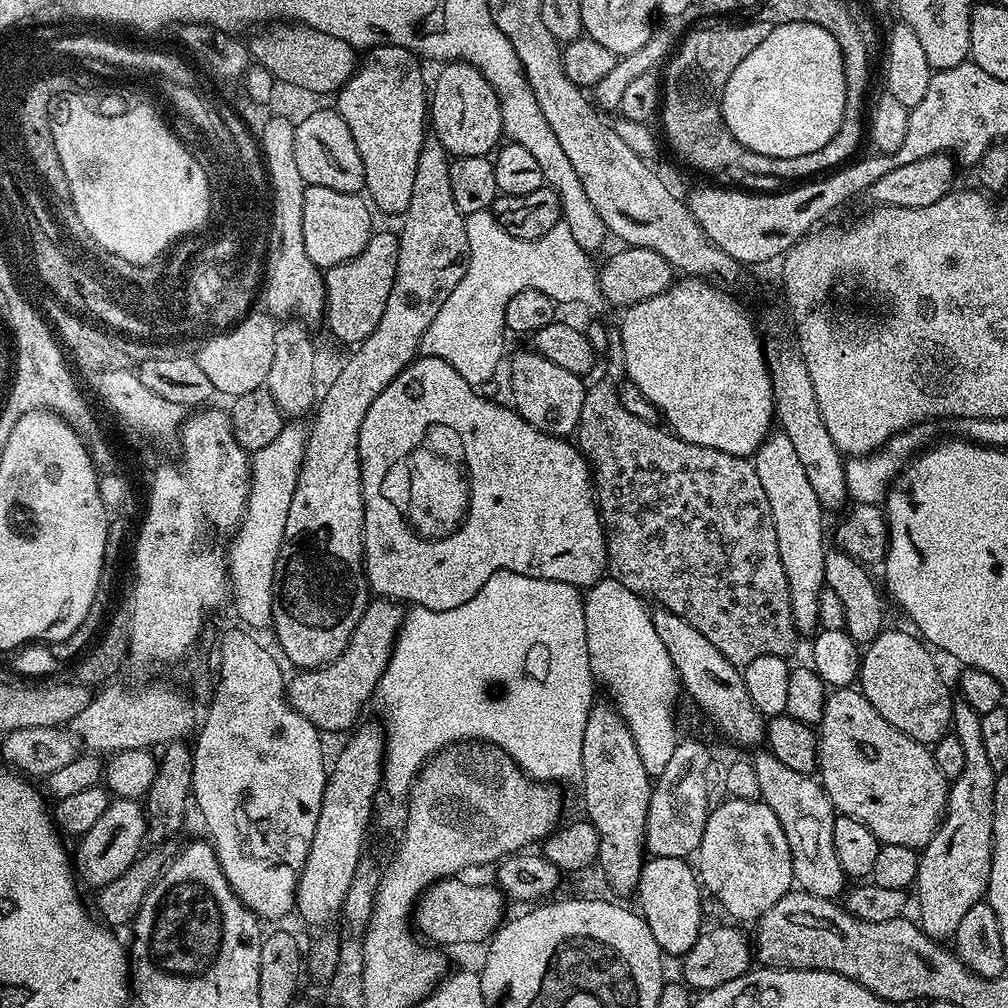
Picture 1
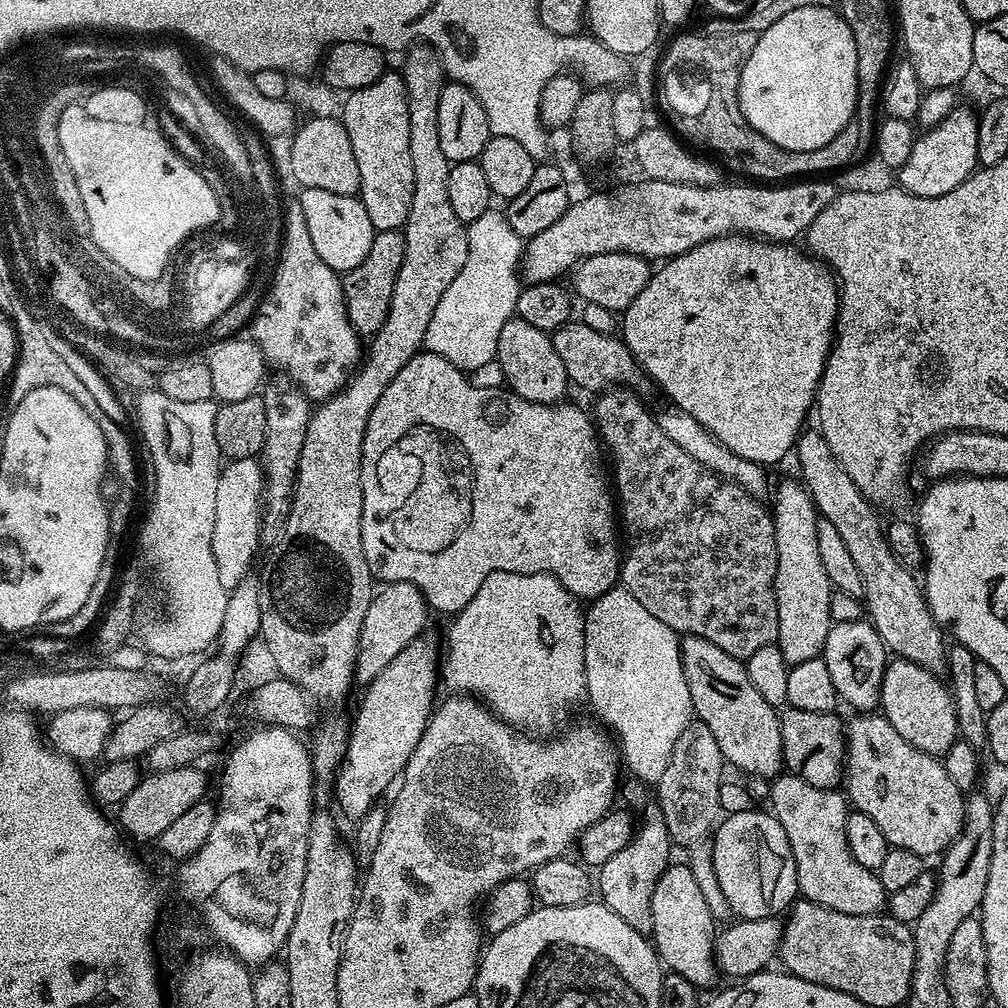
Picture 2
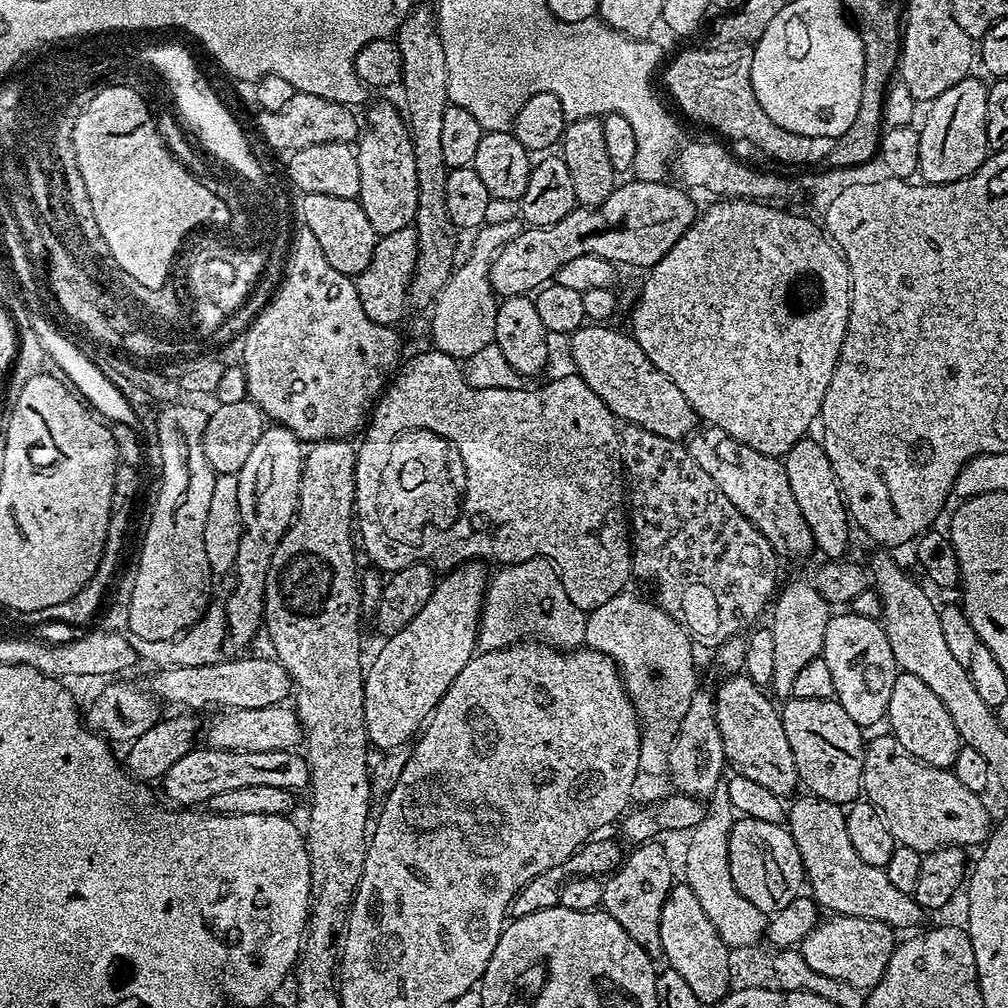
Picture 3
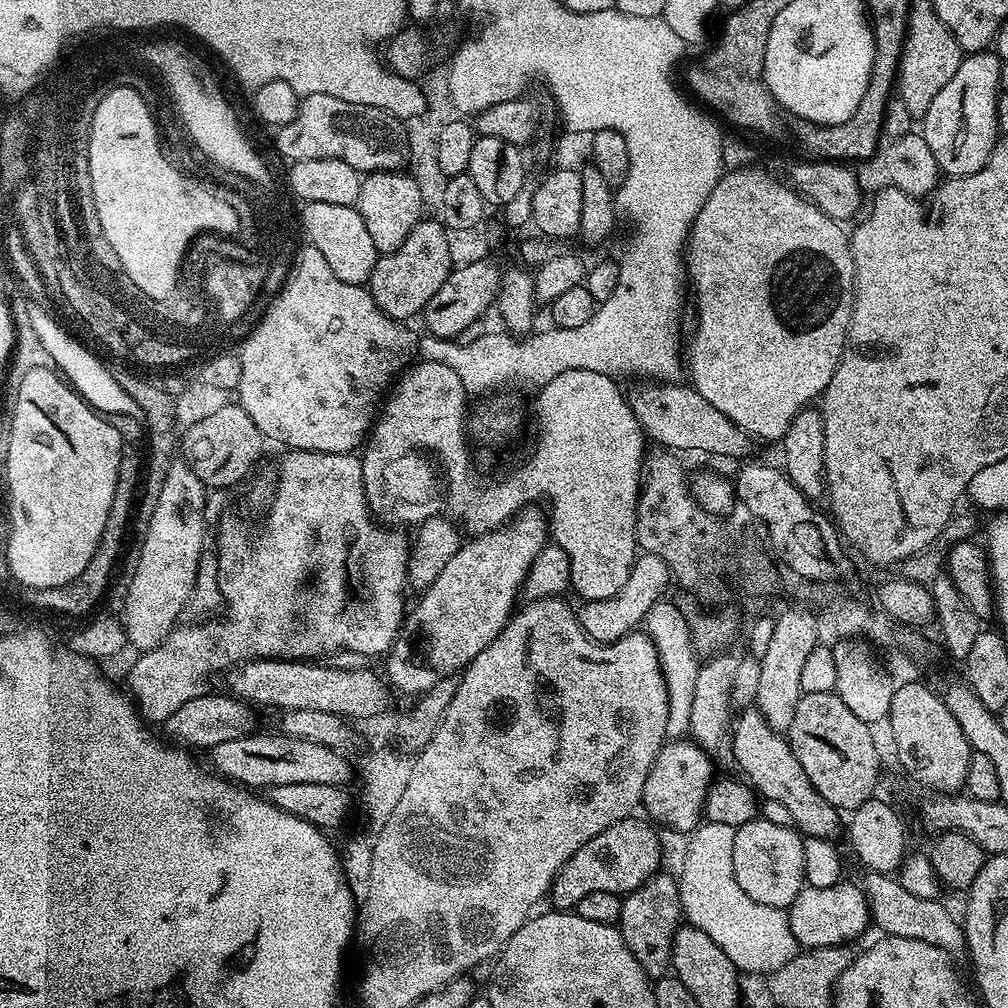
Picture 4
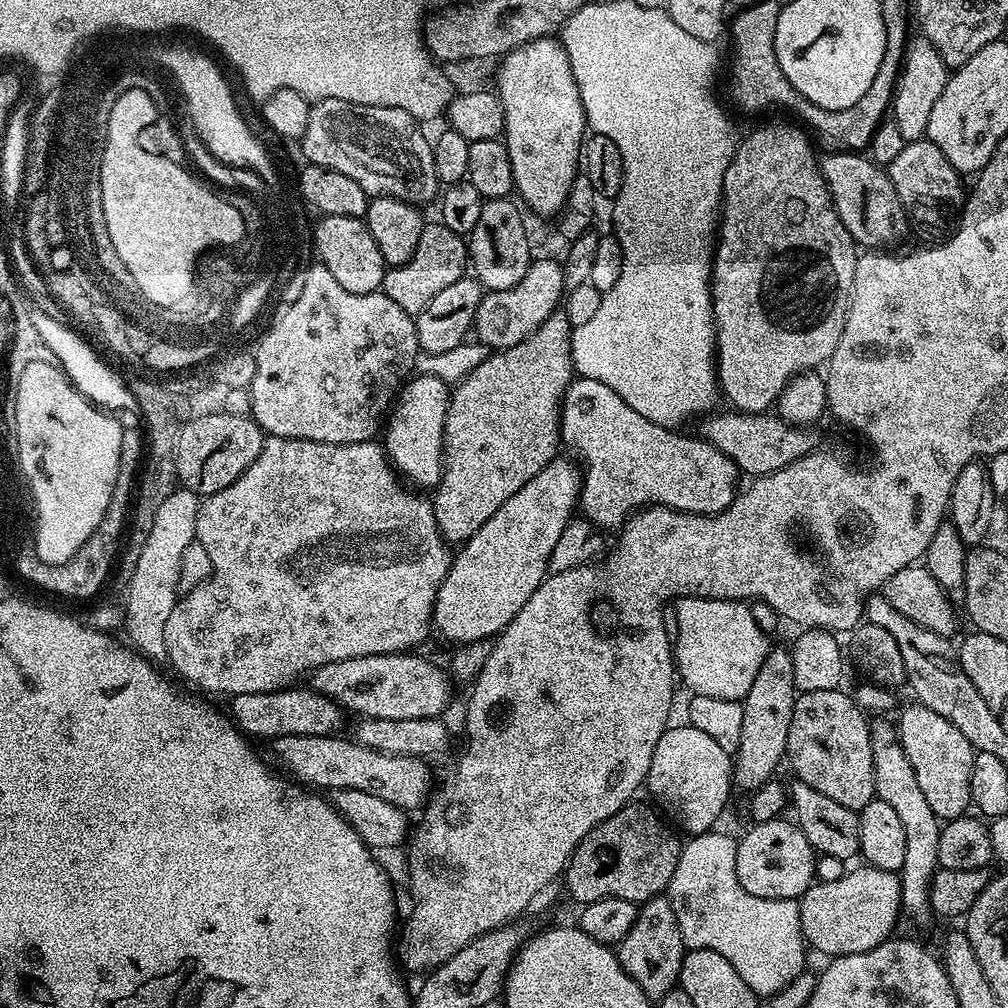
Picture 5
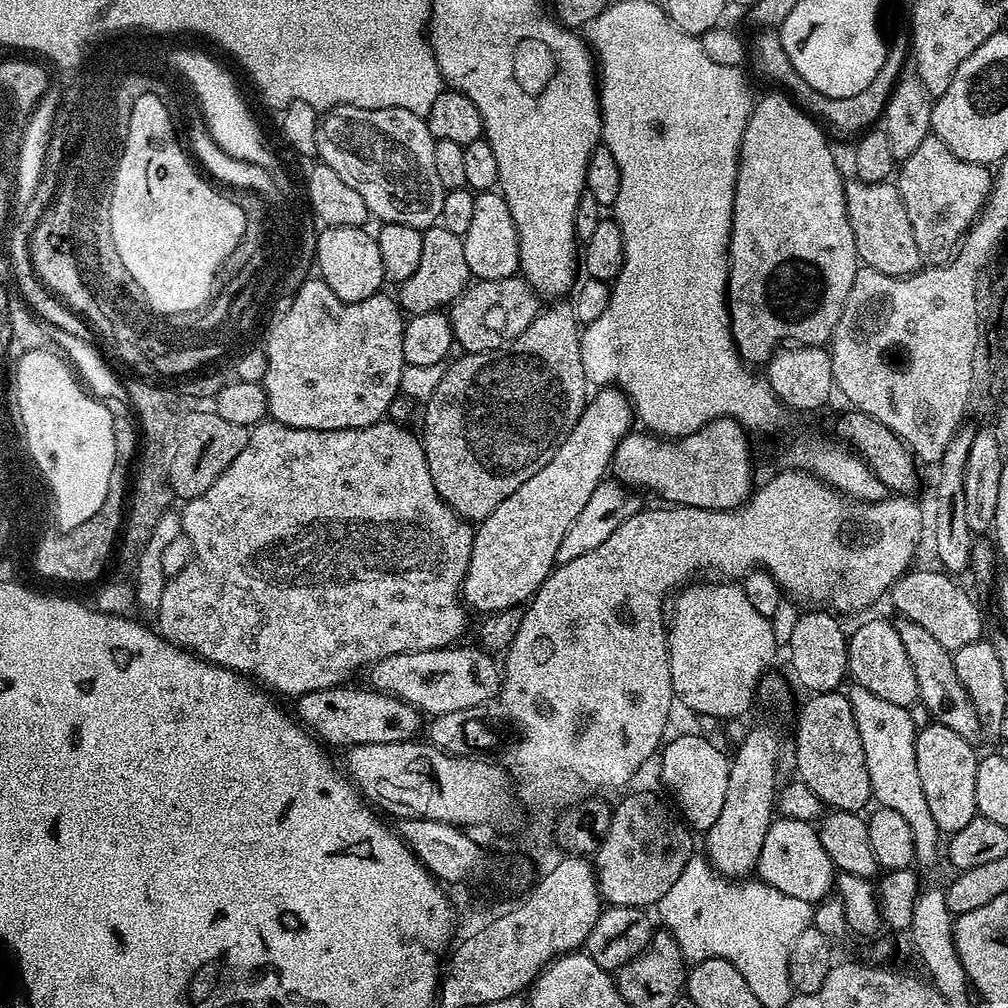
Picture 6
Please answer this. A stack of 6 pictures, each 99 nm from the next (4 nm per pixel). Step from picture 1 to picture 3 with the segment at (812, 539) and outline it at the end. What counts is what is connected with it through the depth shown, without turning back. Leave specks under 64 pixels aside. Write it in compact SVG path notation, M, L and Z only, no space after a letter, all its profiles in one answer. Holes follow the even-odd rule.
M807 579L792 580L783 588L784 585L779 589L770 608L770 616L772 612L770 627L774 634L774 678L770 692L776 698L791 697L794 682L798 679L799 672L805 668L806 662L815 660L821 655L823 638L830 617L829 603L815 589L812 582Z

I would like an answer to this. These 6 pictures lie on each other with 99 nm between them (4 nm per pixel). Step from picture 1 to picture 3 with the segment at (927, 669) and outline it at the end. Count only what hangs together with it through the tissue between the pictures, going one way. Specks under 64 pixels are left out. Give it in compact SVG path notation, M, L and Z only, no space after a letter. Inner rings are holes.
M900 672L894 680L886 724L892 727L889 728L891 735L895 736L898 742L902 742L902 746L906 746L906 750L914 759L922 761L923 764L951 769L953 762L958 758L962 741L958 730L954 730L954 721L950 718L950 713L935 696L934 690L930 690L926 682L914 678L914 674Z

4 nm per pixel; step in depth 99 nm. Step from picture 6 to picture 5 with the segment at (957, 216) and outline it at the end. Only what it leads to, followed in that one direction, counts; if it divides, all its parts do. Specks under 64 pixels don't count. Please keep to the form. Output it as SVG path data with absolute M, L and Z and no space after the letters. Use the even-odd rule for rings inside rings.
M927 138L907 141L898 158L887 165L886 171L900 203L906 206L915 223L917 220L920 224L936 224L940 220L940 212L959 209L965 199L966 188L960 185L961 173L956 172L950 162L946 162L942 150L938 150L938 146Z

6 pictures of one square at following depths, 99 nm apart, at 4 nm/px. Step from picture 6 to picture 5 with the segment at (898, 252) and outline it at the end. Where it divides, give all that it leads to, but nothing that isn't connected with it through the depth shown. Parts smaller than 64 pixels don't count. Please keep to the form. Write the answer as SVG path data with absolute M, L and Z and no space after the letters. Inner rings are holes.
M828 152L825 157L819 161L820 173L832 195L834 210L852 239L868 250L896 246L892 244L903 238L910 220L887 171L859 152Z

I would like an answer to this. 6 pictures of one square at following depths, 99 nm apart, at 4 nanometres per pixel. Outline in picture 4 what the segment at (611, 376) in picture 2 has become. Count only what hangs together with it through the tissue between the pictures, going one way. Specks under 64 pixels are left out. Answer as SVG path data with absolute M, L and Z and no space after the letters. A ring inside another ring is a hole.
M644 382L635 383L636 385L627 393L628 404L634 410L635 417L638 418L639 424L643 427L645 435L652 439L666 450L679 452L702 452L704 454L712 454L714 456L724 456L726 458L743 459L750 450L751 437L747 432L741 430L736 423L731 422L730 418L722 414L720 410L714 409L714 406L707 402L698 394L691 385L680 382Z

